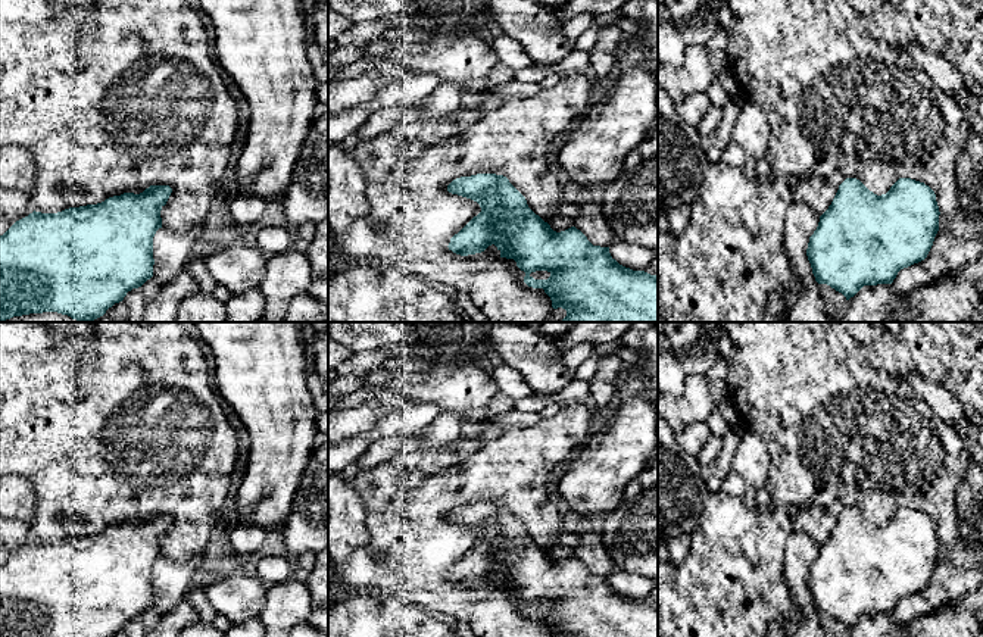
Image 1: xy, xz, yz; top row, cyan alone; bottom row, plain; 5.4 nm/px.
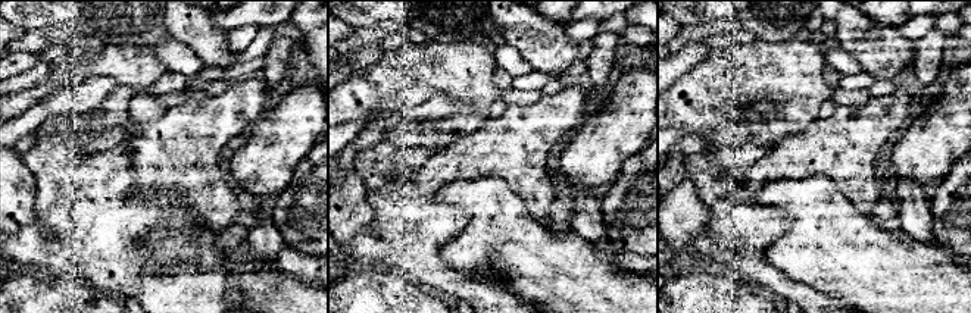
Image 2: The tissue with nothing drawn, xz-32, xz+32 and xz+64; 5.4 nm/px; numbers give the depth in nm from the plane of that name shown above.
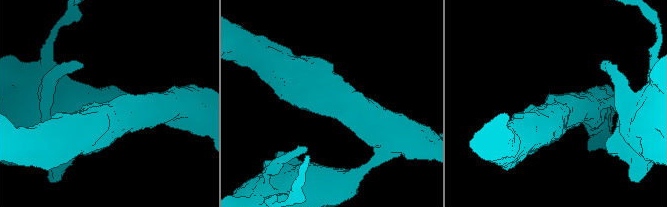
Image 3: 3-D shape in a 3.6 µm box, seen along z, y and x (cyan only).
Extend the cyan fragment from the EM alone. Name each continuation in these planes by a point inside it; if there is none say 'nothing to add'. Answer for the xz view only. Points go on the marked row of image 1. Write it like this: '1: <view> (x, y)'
nothing to add

